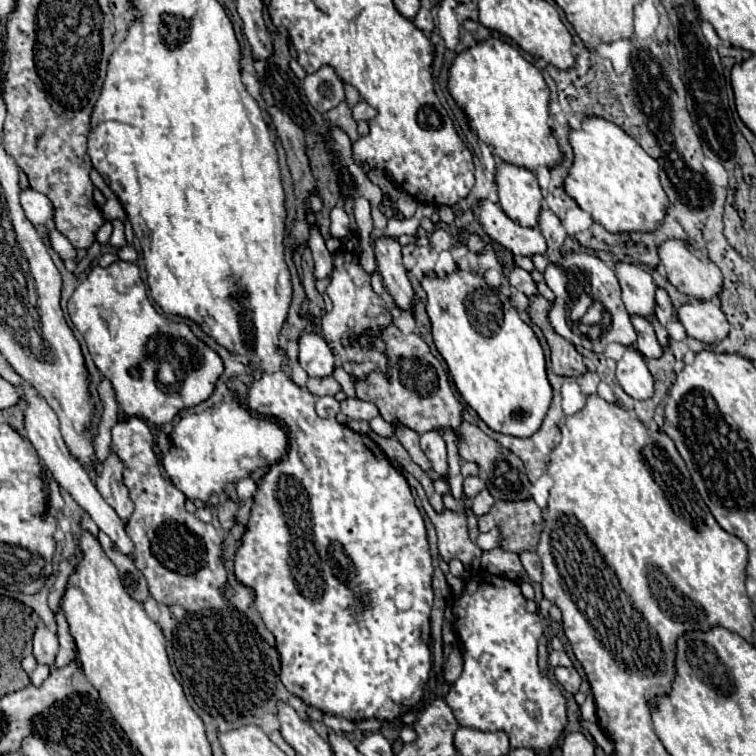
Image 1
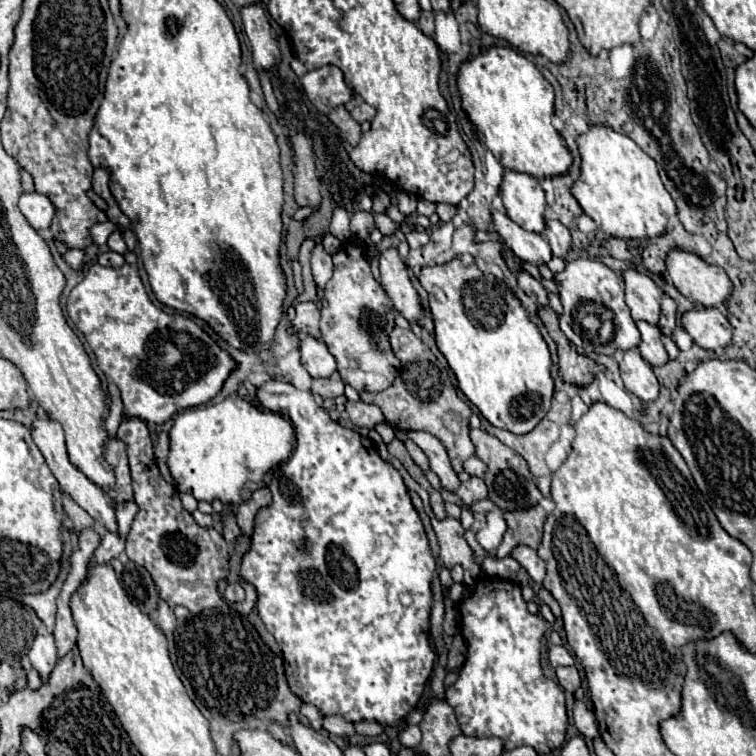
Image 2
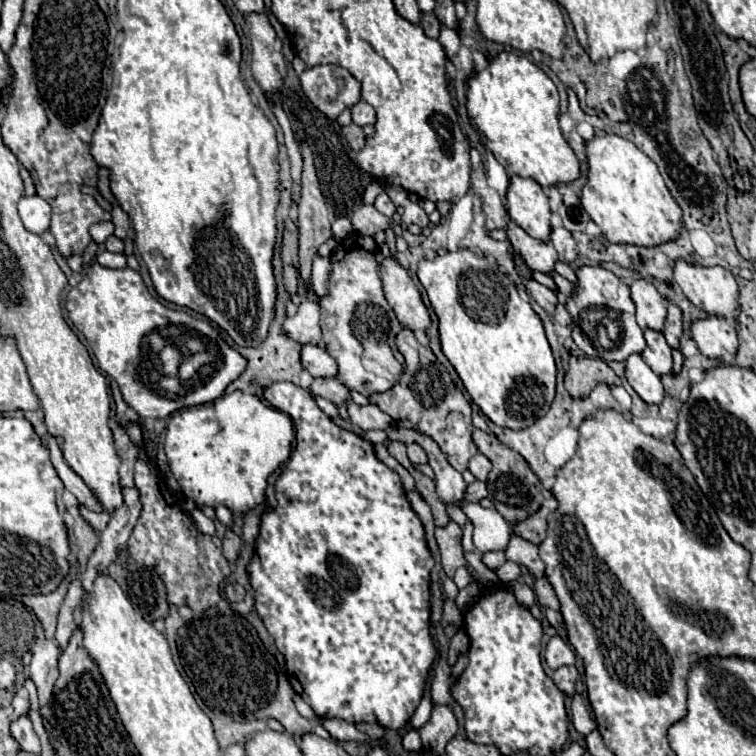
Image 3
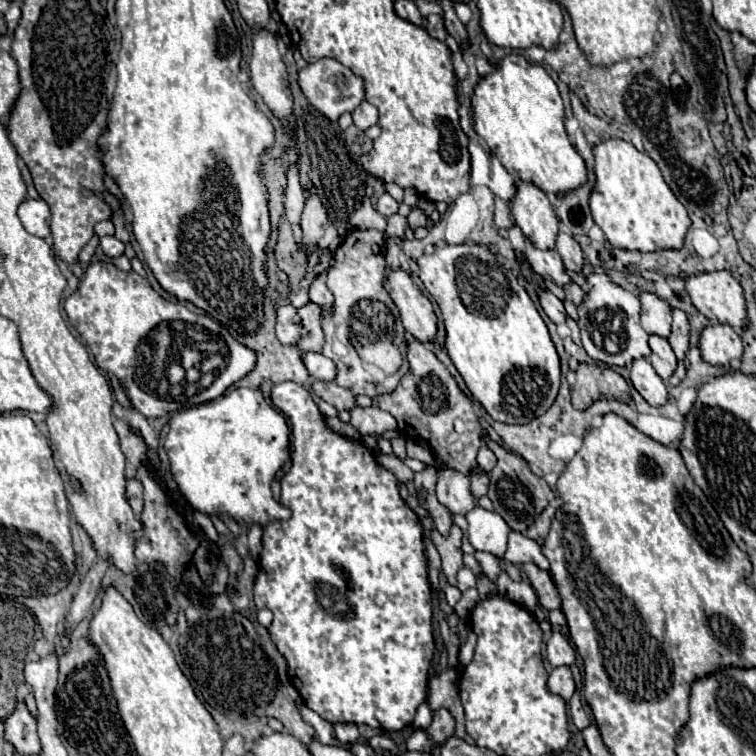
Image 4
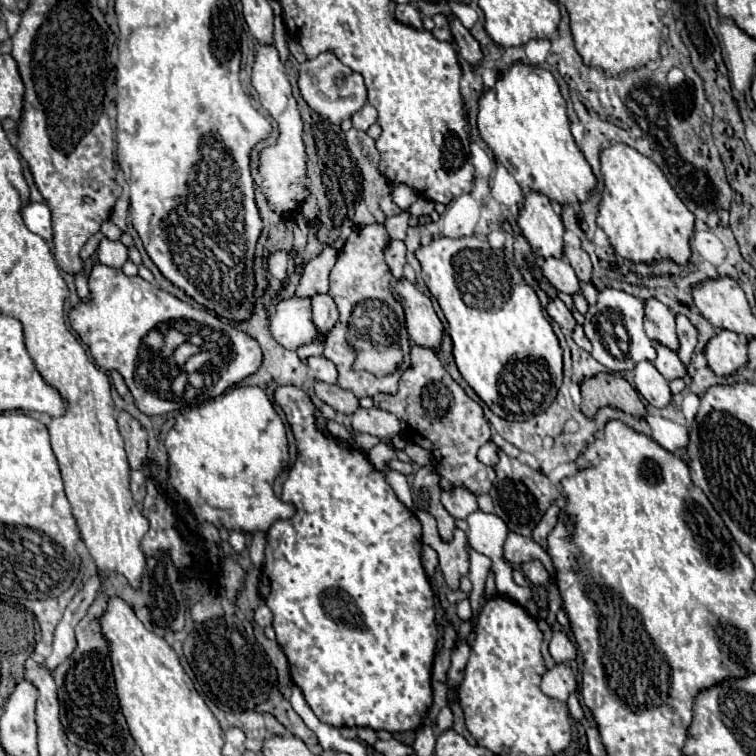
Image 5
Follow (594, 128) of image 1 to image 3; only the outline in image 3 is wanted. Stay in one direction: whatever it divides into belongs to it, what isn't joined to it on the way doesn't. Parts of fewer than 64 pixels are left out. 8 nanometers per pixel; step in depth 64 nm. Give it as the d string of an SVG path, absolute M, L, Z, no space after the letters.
M602 134L594 140L586 142L588 154L588 186L582 190L582 206L588 216L602 228L602 234L614 244L634 244L634 246L660 246L664 242L676 240L682 232L682 208L672 198L670 190L666 188L658 166L640 152L630 140L624 140L616 134Z

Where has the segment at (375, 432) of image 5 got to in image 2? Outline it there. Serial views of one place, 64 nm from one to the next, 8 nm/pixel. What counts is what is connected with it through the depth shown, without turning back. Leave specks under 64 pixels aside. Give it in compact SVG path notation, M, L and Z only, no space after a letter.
M346 402L346 412L356 426L364 426L364 428L374 428L376 424L386 420L378 406L366 402Z

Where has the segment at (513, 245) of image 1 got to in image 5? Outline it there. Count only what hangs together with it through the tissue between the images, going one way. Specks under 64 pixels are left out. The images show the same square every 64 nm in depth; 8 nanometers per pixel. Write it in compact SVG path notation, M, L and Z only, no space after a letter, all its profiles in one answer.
M548 258L548 260L544 260L542 272L544 272L544 276L552 282L552 286L554 286L556 290L560 290L560 292L564 292L564 294L570 294L570 296L582 292L582 290L580 290L580 280L578 280L578 276L574 274L574 268L572 268L570 262L566 262L564 258L560 258L560 260L558 260L558 258Z

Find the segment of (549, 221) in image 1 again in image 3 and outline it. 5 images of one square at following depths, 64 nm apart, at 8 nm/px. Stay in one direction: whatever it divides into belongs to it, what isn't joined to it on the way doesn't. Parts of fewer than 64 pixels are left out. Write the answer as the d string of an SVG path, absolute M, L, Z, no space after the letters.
M562 226L554 228L550 240L552 240L552 244L554 244L556 252L558 252L558 260L560 260L560 262L572 264L572 262L576 260L576 256L578 256L576 240L572 238L572 234L570 234L566 228L562 228Z

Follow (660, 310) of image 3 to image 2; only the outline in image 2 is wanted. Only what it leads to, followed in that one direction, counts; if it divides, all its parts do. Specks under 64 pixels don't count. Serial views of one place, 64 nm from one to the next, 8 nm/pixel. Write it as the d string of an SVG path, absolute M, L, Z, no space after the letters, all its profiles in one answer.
M626 270L622 276L626 284L626 304L632 310L632 318L636 322L644 320L648 324L658 324L662 290L654 284L650 276L636 270Z

